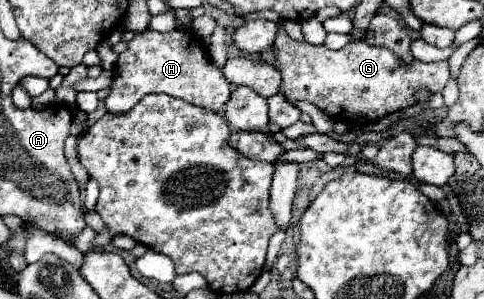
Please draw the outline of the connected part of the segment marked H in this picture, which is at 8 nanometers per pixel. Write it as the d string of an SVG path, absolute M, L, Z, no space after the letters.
M147 28L137 32L127 50L119 54L117 66L113 70L113 86L105 98L105 106L111 114L123 114L131 110L145 94L163 92L205 110L219 112L229 100L229 86L231 84L223 78L221 68L211 60L209 52L193 30L175 28L163 34Z

